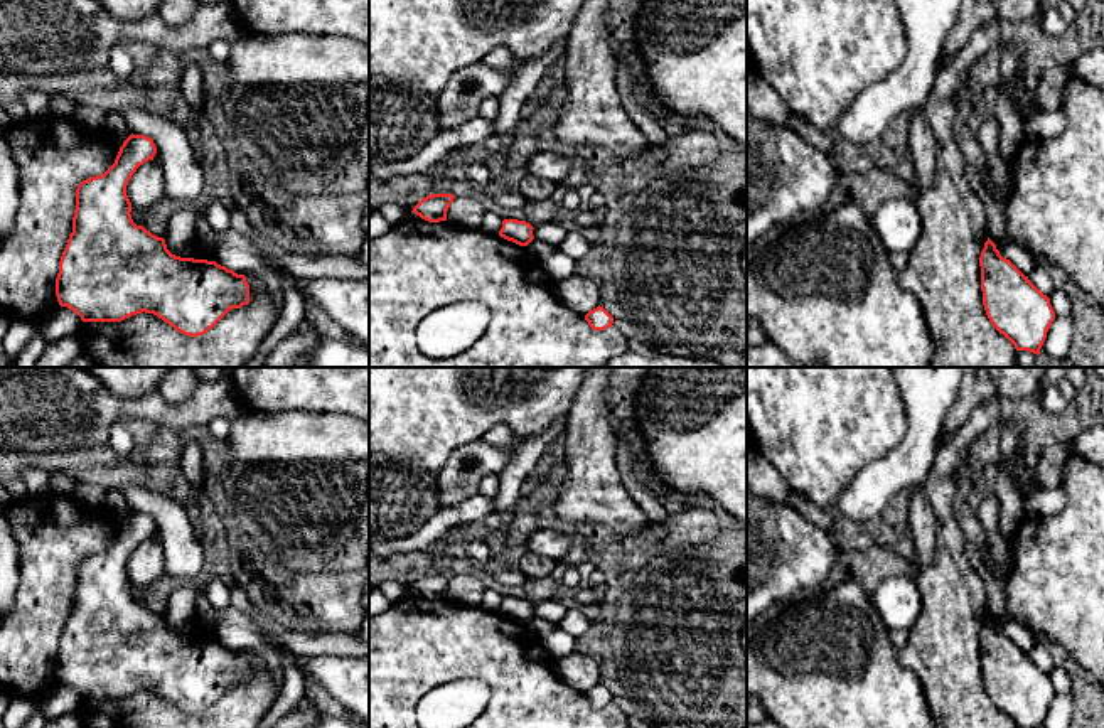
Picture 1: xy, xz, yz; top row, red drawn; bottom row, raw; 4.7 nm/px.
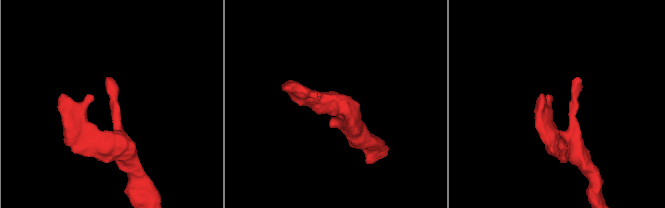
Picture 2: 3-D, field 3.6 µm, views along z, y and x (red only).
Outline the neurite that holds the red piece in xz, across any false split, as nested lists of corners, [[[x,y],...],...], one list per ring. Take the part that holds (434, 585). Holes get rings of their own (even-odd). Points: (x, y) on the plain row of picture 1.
[[[431,571],[423,575],[411,590],[420,593],[421,597],[428,600],[440,600],[447,598],[447,588],[450,581],[453,580],[453,571]]]

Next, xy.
[[[131,511],[105,551],[78,563],[56,674],[83,699],[121,699],[145,689],[197,715],[231,686],[248,682],[249,662],[216,639],[172,632],[163,615],[133,600],[126,563],[155,531],[152,516]]]

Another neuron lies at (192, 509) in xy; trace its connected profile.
[[[189,487],[189,495],[190,495],[190,500],[185,506],[185,512],[194,527],[196,538],[204,544],[202,541],[202,509],[201,509],[202,497],[199,497],[190,487]]]

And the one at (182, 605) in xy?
[[[184,581],[184,585],[170,595],[163,617],[172,632],[187,632],[194,624],[197,618],[197,598],[202,595],[202,590],[202,585]]]

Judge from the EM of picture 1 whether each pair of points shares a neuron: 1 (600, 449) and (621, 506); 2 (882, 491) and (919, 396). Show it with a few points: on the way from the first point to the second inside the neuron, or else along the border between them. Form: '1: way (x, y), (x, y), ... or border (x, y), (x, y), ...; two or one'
1: way (600, 462), (600, 476), (607, 482), (609, 492); one
2: way (902, 467), (919, 449), (919, 420); one

